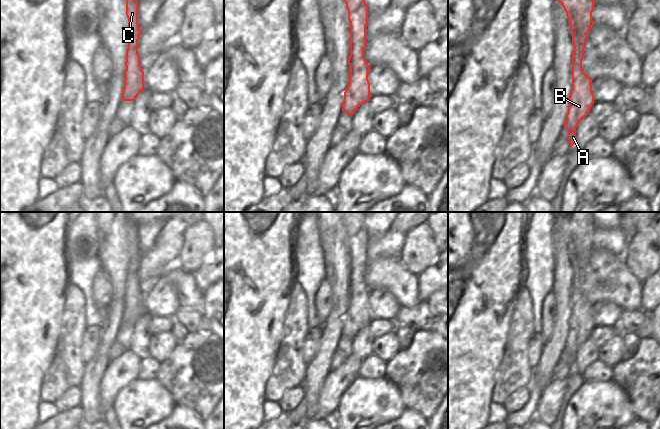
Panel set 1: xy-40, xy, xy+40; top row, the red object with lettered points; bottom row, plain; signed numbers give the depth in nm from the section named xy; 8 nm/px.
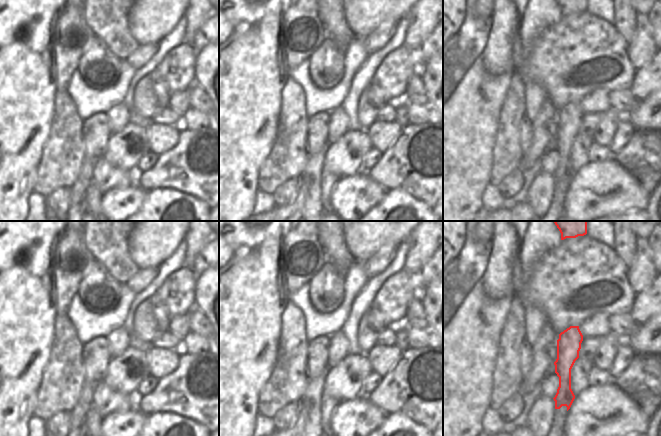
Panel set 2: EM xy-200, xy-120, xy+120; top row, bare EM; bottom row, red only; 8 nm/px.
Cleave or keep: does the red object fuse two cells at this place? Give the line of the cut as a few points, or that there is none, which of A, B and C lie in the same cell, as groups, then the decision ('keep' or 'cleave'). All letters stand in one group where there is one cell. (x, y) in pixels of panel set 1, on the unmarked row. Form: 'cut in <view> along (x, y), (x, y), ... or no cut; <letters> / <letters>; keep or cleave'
no cut; A B C; keep

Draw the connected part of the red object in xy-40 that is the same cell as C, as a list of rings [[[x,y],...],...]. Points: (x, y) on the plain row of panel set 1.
[[[131,219],[126,222],[126,240],[130,260],[126,274],[122,325],[134,325],[140,316],[145,313],[145,310],[144,296],[140,290],[140,280],[138,278],[138,264],[142,256],[138,248],[138,225]]]

